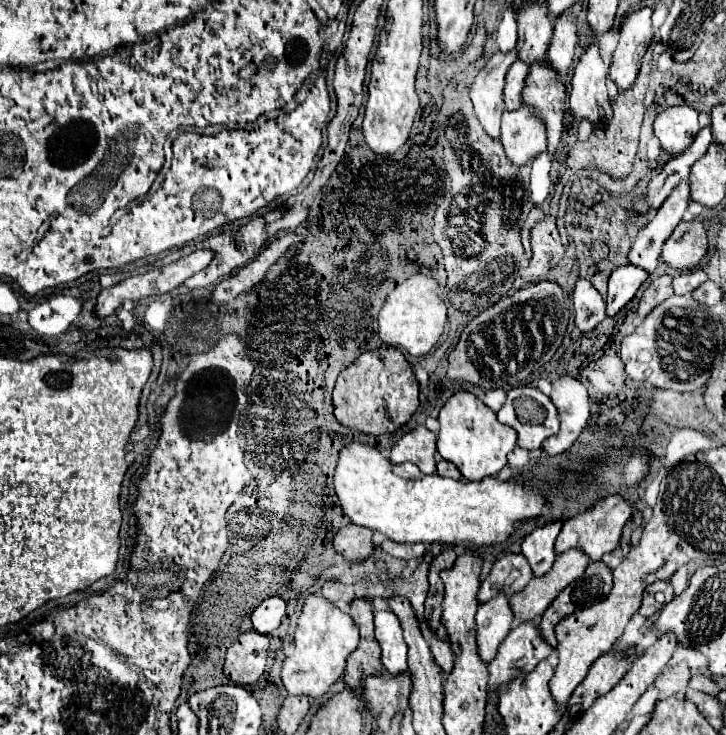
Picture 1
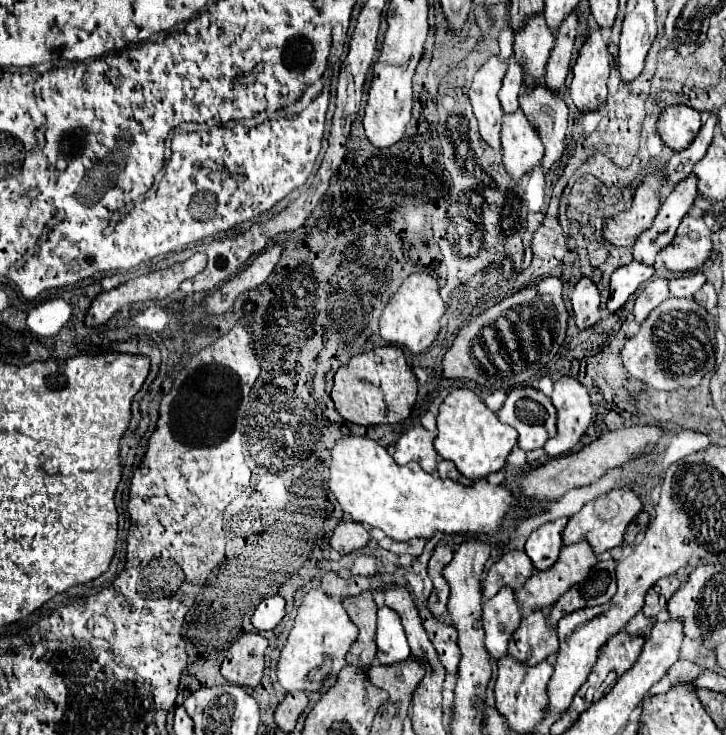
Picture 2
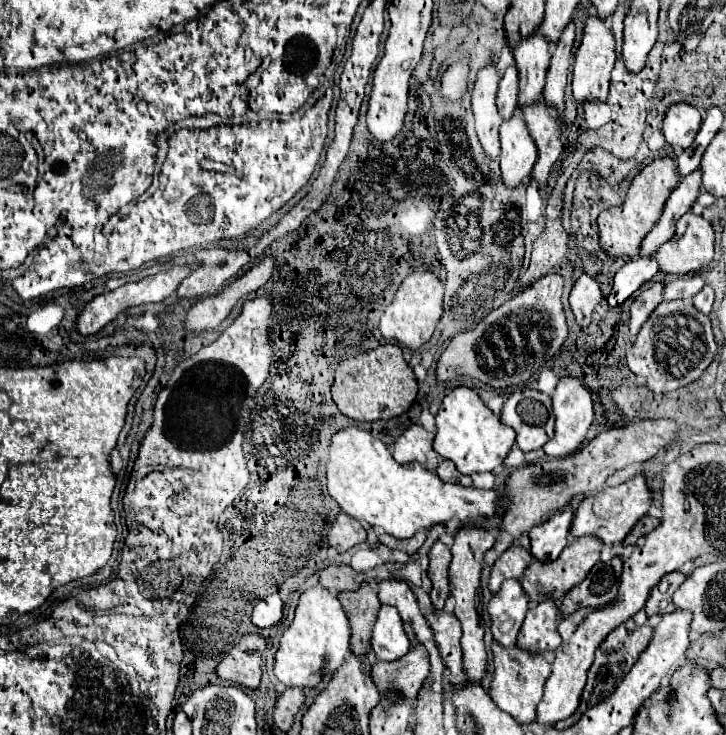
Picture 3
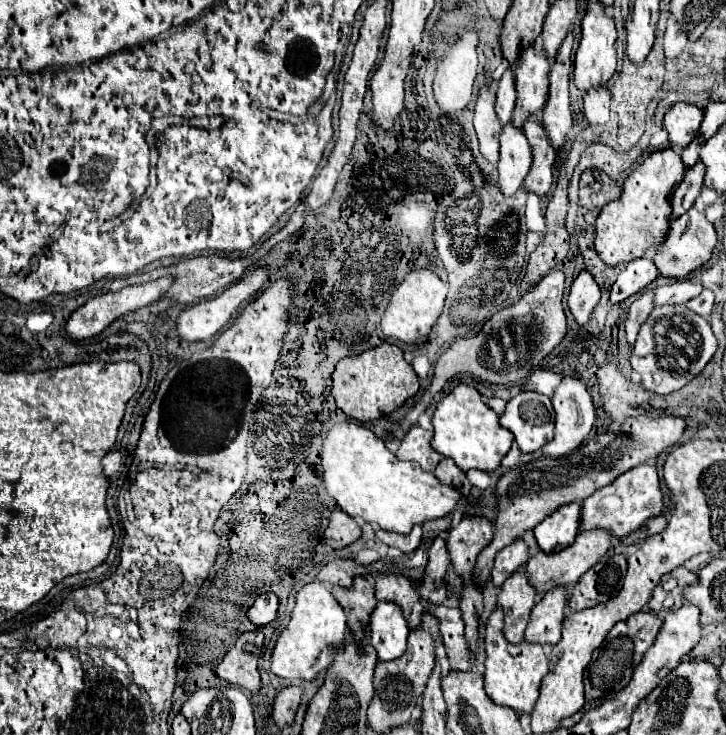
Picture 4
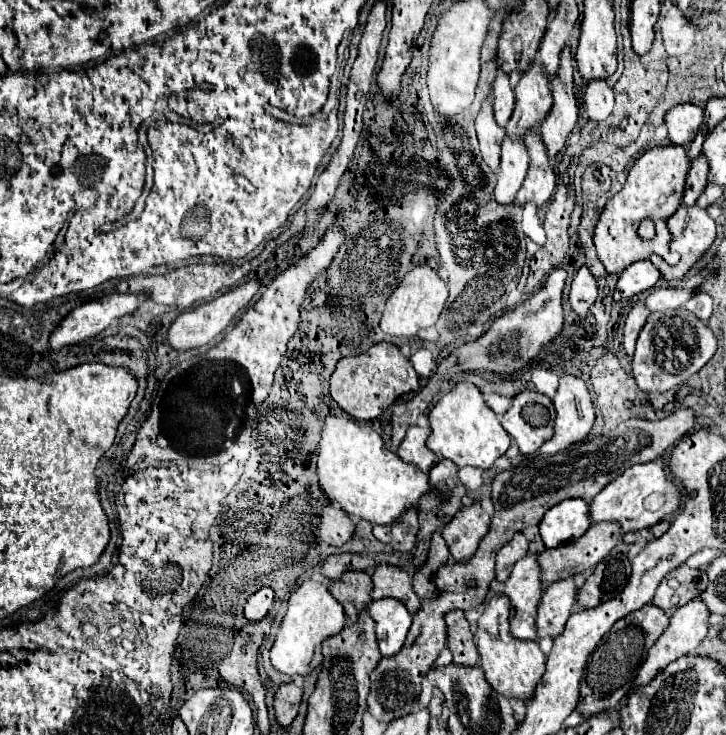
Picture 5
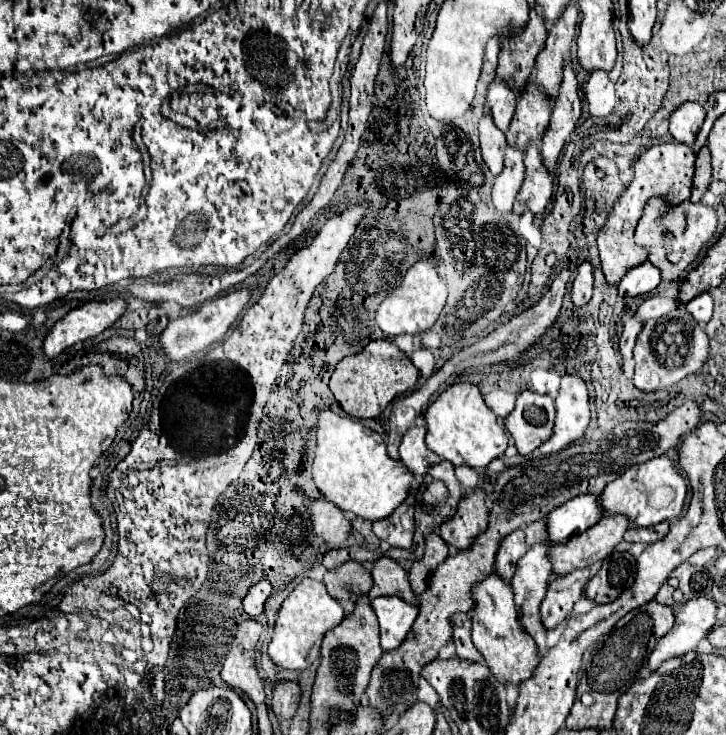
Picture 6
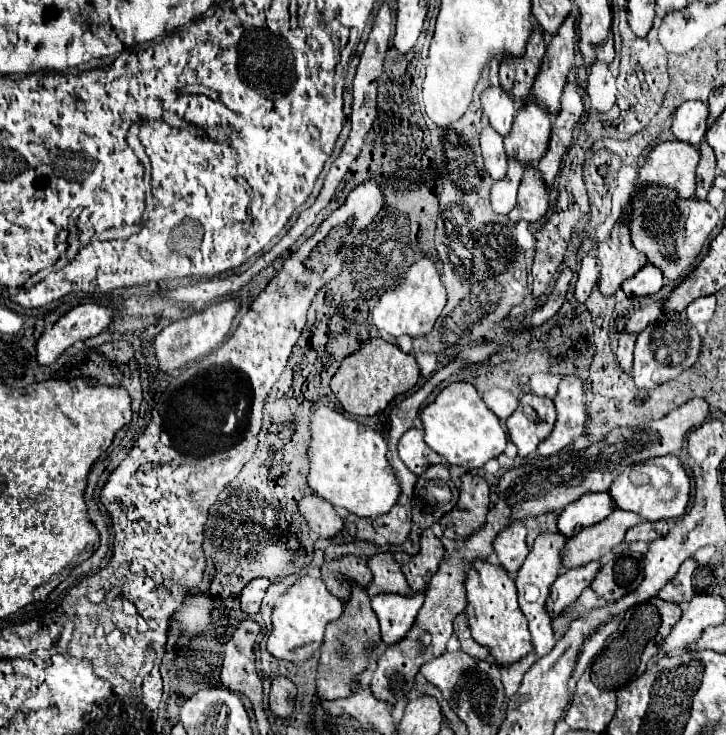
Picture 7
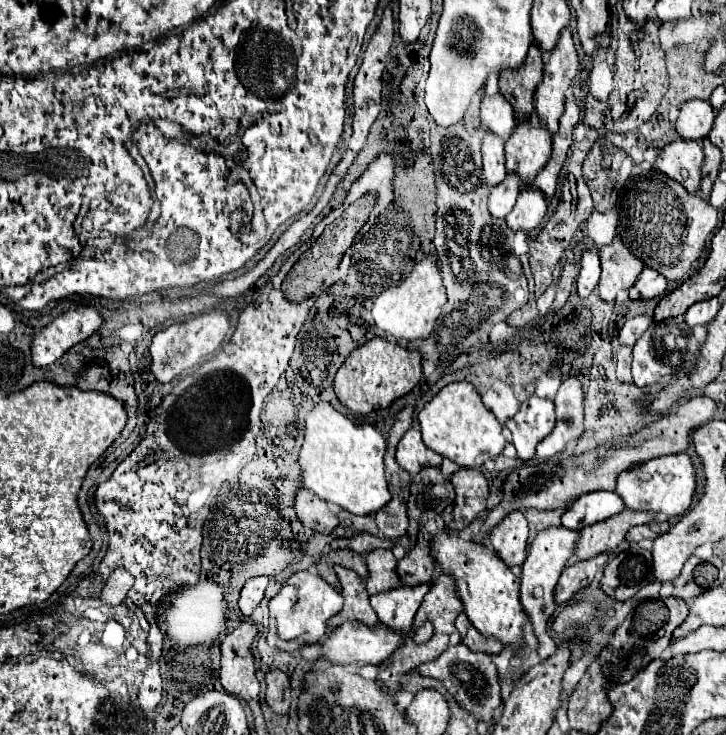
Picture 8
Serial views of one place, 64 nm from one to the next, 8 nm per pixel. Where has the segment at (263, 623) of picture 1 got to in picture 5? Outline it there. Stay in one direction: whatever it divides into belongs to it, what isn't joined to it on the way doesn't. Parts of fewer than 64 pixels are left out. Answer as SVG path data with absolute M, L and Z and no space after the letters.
M266 586L248 598L246 608L244 608L244 616L250 622L260 622L268 616L268 612L272 610L272 604L274 604L274 592L272 592L272 588Z

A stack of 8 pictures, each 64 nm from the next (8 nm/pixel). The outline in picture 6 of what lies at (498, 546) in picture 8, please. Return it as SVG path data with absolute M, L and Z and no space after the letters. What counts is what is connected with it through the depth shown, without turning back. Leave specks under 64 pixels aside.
M516 530L510 536L506 536L496 554L496 574L508 582L512 578L516 562L524 556L524 552L528 552L528 546L524 542L522 530Z

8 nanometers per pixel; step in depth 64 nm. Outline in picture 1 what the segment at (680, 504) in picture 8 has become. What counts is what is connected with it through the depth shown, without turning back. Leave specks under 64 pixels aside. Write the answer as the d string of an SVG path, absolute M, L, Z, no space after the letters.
M608 496L606 500L598 502L592 510L588 510L584 514L578 514L578 516L574 516L574 518L570 518L570 520L566 520L562 524L562 530L560 530L558 540L554 544L556 556L562 554L562 552L566 552L566 550L570 550L570 548L578 548L592 562L600 560L602 554L612 552L618 546L620 534L622 534L622 526L626 524L626 520L630 516L632 516L632 506L624 498L620 498L620 496Z

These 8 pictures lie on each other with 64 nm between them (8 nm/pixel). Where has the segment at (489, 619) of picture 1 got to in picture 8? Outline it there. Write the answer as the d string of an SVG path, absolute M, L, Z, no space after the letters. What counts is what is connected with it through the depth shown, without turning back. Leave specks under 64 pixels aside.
M546 528L542 530L534 544L530 546L530 552L528 552L528 558L522 566L522 576L520 576L520 602L524 606L524 612L530 616L532 620L532 628L534 628L534 636L538 640L538 656L540 660L546 660L548 656L552 656L552 652L556 652L556 642L552 640L552 634L550 634L550 618L554 616L556 612L556 604L552 600L554 596L554 588L556 588L556 582L562 574L562 570L566 568L566 564L570 562L572 558L572 552L574 552L574 546L576 546L576 540L578 540L578 532L572 532L568 528Z

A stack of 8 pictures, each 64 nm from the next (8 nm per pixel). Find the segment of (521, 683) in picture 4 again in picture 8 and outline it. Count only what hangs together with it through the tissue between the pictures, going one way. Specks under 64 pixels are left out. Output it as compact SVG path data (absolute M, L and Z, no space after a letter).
M444 532L442 536L436 536L432 540L432 556L436 558L438 566L442 568L442 572L450 572L456 580L456 590L460 600L464 602L464 612L470 620L470 624L486 638L496 638L502 642L502 646L512 646L514 650L524 646L524 610L520 608L520 578L514 576L510 572L510 568L486 546L474 544L472 540L462 540L458 536L452 536L448 532Z

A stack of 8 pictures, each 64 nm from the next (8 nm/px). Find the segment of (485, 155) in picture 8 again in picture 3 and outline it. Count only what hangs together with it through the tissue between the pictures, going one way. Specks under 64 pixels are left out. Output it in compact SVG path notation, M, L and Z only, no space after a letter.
M484 66L476 74L476 82L472 88L472 110L476 118L478 138L490 158L500 156L498 128L504 122L496 108L496 90L502 74L494 66Z

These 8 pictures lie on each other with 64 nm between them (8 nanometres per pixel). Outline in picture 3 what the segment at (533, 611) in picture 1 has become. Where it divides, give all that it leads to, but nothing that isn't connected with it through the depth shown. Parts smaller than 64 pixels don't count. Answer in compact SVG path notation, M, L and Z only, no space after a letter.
M584 536L580 540L572 540L562 550L558 560L554 560L552 564L540 564L538 560L534 560L522 578L522 588L524 588L524 594L528 596L530 604L538 604L542 600L556 600L558 602L570 588L574 588L576 584L580 584L588 576L592 566L600 560L600 550L602 550L600 542L592 540L590 536Z

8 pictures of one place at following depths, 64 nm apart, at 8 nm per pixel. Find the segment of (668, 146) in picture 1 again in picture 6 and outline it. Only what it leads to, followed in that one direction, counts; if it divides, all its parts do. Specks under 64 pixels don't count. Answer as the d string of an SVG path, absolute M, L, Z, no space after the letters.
M684 102L670 114L670 134L676 142L692 146L704 122L704 108L696 102Z

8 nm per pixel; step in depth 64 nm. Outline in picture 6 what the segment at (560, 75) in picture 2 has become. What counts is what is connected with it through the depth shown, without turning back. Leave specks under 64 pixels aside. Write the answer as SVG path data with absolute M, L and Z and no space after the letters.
M566 64L558 96L554 98L550 124L542 136L544 166L548 166L550 172L556 168L556 160L558 160L562 148L564 148L566 140L570 138L572 130L576 128L580 112L582 112L582 102L580 102L580 94L578 94L578 82L576 82L572 66Z

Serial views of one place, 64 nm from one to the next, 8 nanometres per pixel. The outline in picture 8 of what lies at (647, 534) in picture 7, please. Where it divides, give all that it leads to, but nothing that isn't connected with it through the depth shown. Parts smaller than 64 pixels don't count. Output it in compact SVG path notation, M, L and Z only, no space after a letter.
M644 524L644 526L634 526L634 528L630 528L628 534L626 534L626 540L628 540L628 542L638 542L638 540L644 540L644 538L654 538L654 536L656 536L654 530L652 530L648 524Z

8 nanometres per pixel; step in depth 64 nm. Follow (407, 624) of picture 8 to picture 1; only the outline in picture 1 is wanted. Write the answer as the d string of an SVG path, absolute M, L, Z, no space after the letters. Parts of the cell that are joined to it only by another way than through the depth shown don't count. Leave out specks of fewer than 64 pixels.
M390 610L374 612L374 636L382 648L382 664L392 674L406 672L406 644L400 632L400 622Z

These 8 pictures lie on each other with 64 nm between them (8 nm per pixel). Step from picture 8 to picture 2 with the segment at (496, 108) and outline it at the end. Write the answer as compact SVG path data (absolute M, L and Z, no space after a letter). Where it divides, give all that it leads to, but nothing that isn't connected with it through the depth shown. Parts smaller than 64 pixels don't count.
M512 62L508 66L508 72L506 72L502 88L500 88L500 104L506 114L518 110L518 94L522 90L522 86L524 86L524 70L520 68L520 64Z

